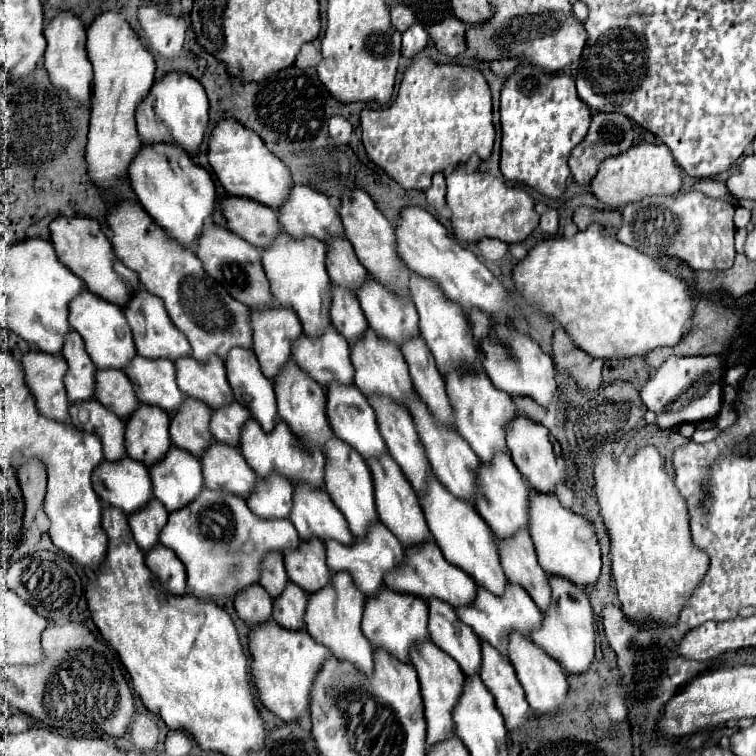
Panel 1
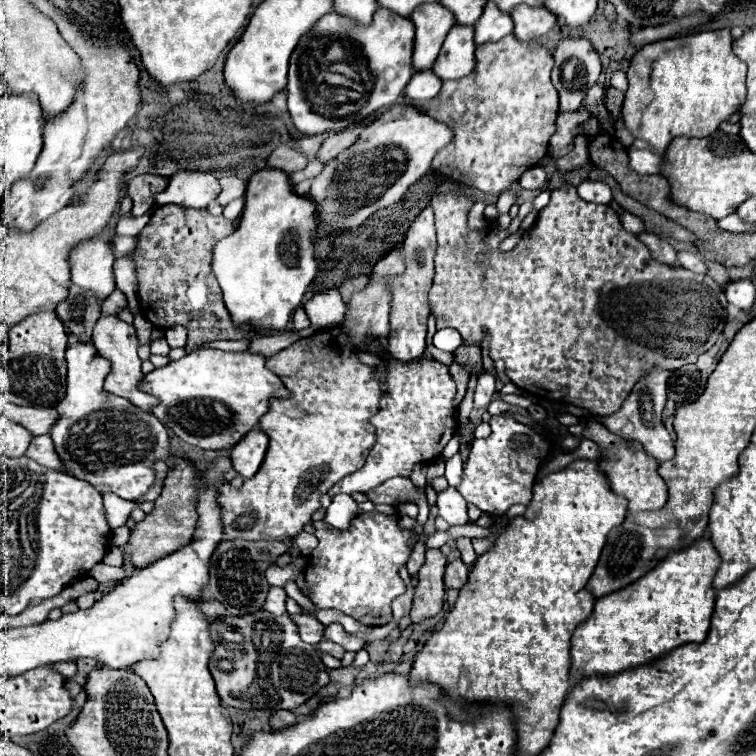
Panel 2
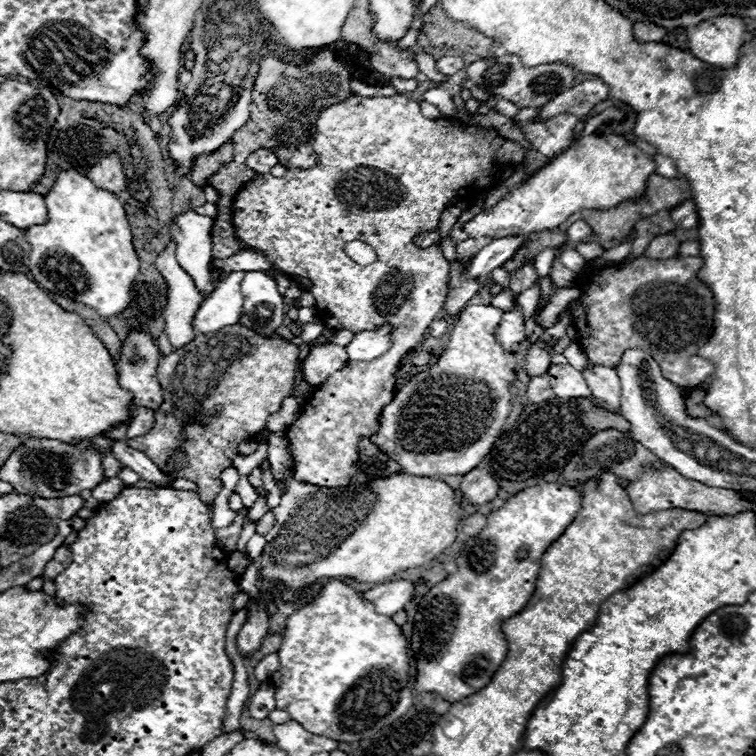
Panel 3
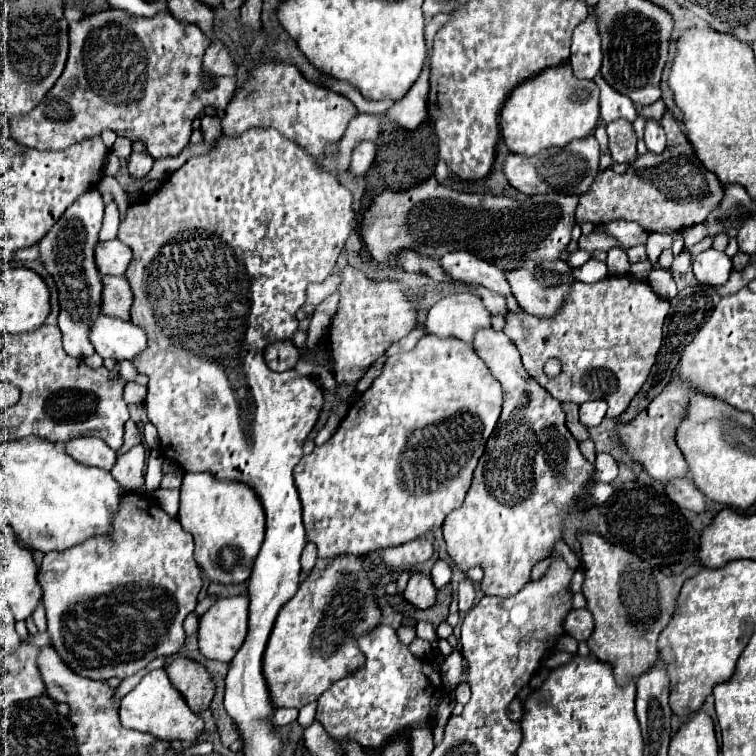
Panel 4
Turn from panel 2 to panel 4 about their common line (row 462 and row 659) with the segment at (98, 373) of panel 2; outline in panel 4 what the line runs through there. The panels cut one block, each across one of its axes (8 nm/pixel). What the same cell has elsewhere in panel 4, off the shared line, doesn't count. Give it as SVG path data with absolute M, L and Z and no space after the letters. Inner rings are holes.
M124 492L120 498L120 508L114 512L112 516L112 532L110 534L102 534L102 536L94 536L84 540L82 544L64 550L64 552L48 552L44 554L40 572L38 572L38 582L44 590L44 608L46 608L46 618L48 618L48 634L52 638L52 646L58 652L58 656L72 666L72 670L78 670L78 674L92 678L92 680L110 680L112 676L116 678L128 678L132 674L136 674L138 670L146 668L148 662L152 662L158 656L172 656L180 650L180 646L184 644L184 630L182 630L182 622L184 618L196 608L198 602L198 592L202 590L202 576L200 576L200 568L192 556L194 552L194 542L192 542L192 534L188 534L180 522L176 518L170 518L156 502L154 496L150 494L136 494L136 492Z

